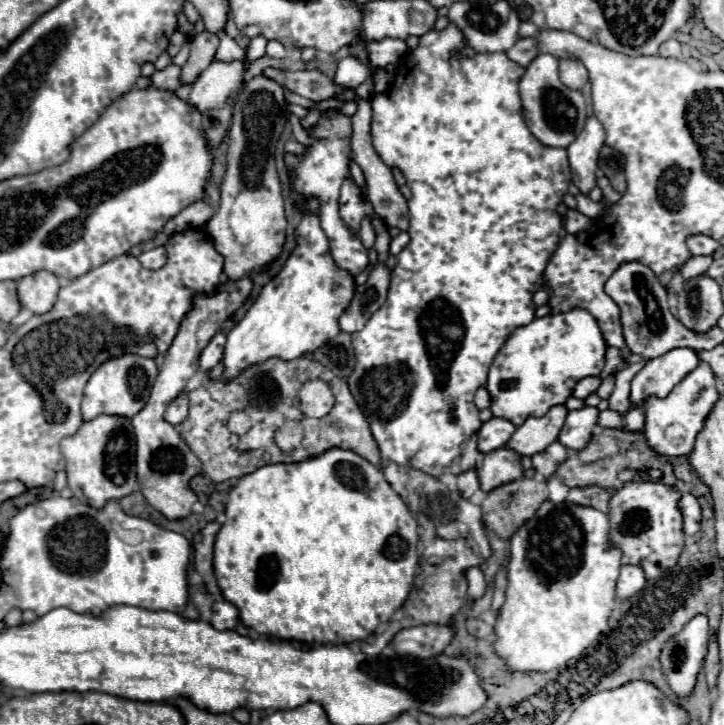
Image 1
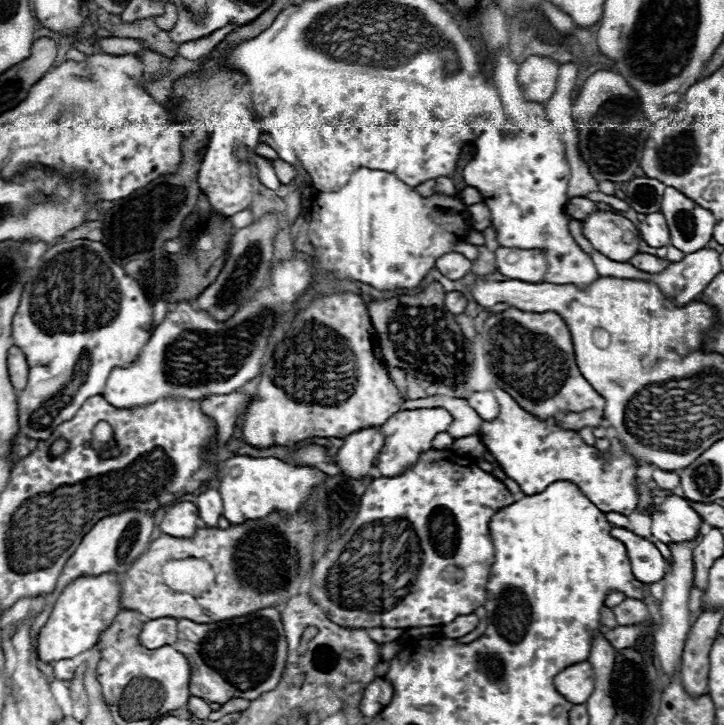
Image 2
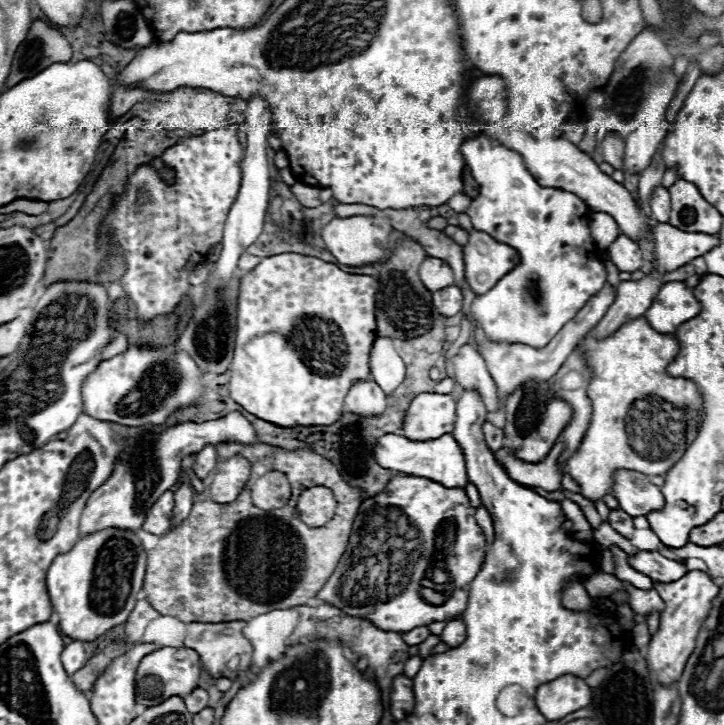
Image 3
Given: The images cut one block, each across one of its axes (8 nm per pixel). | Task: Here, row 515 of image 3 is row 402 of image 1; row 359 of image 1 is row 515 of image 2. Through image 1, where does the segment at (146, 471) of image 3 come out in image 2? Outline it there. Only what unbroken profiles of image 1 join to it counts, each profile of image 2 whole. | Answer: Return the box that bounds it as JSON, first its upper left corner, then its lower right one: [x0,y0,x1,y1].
[32,512,154,644]

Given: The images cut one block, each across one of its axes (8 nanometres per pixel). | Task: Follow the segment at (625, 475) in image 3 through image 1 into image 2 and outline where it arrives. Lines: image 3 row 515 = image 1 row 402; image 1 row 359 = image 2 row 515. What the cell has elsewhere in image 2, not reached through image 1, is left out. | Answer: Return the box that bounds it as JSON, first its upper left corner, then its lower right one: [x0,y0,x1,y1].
[652,496,702,544]

